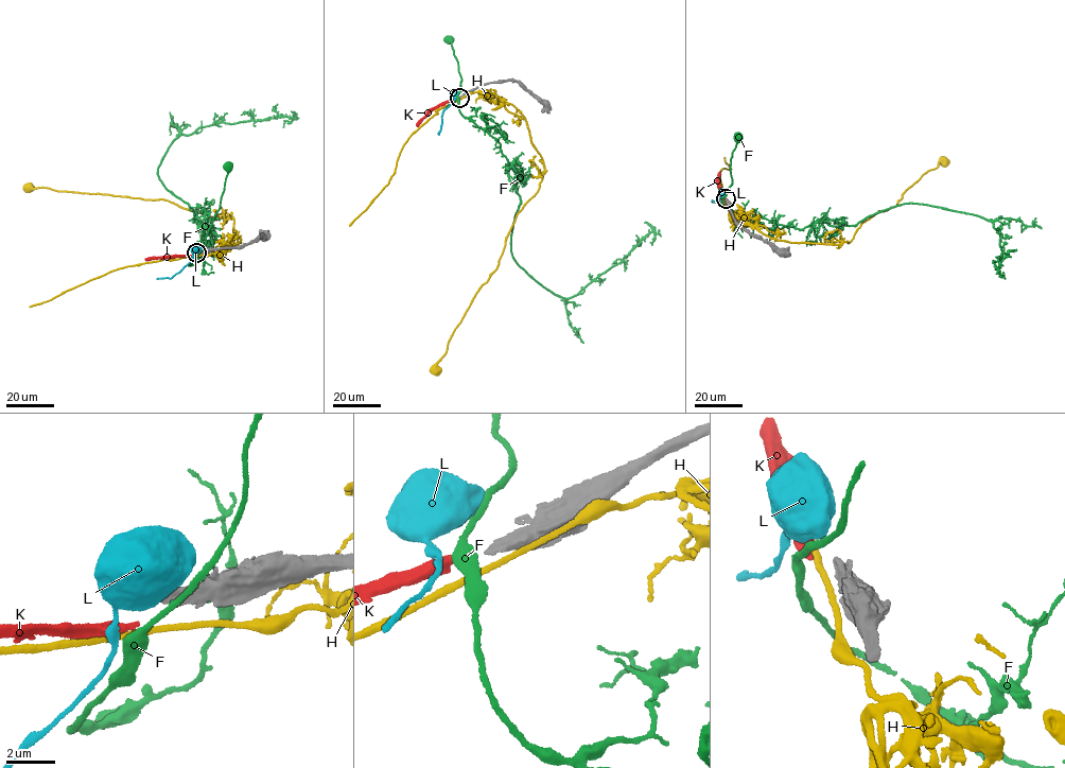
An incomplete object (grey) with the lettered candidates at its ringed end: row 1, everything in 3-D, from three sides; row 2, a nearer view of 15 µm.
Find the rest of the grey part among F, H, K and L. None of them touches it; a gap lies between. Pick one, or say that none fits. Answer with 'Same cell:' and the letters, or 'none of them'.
Same cell: K

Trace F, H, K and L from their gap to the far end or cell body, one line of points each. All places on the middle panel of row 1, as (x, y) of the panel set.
F: (457, 96), (461, 79), (450, 39)
H: (460, 99), (490, 91), (516, 107), (544, 172), (538, 192), (517, 215), (499, 264), (435, 370)
K: (457, 98), (430, 110), (417, 125)
L: (457, 94), (442, 112), (438, 135)

